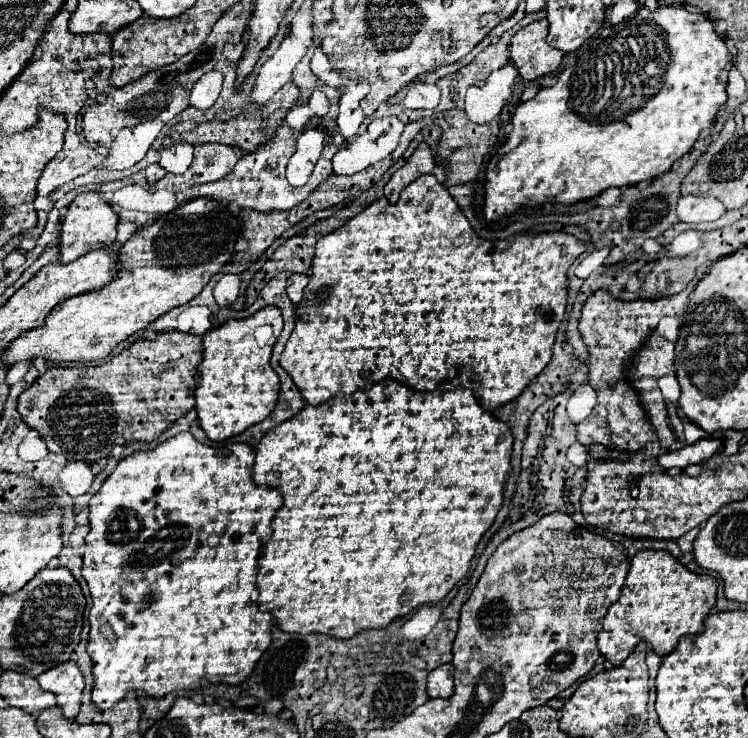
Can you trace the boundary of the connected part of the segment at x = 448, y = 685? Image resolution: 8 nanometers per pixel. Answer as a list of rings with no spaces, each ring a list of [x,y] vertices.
[[[444,663],[428,673],[428,695],[430,697],[450,697],[454,691],[454,667]]]

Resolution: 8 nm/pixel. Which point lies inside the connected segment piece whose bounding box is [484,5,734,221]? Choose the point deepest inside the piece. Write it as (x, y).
(634, 102)

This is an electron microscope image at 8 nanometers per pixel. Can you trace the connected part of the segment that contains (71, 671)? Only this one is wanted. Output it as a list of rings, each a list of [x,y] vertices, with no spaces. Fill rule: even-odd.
[[[66,661],[62,665],[56,665],[48,671],[44,671],[38,677],[38,683],[42,689],[56,693],[58,701],[56,705],[62,707],[64,717],[74,719],[80,709],[80,699],[84,691],[84,675],[76,661]]]

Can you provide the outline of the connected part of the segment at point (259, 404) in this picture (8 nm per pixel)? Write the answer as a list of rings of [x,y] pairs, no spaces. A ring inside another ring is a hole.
[[[266,305],[264,309],[256,311],[252,317],[246,319],[228,319],[220,327],[214,327],[202,335],[202,361],[198,365],[198,389],[194,391],[196,397],[196,411],[200,427],[206,431],[206,435],[212,441],[224,441],[228,437],[234,437],[248,429],[254,423],[264,421],[278,399],[280,393],[280,379],[270,369],[270,355],[272,347],[282,331],[282,313],[276,305]]]

